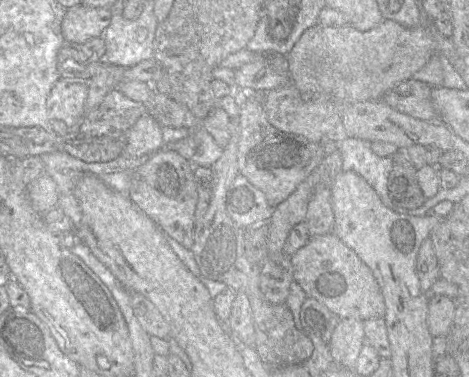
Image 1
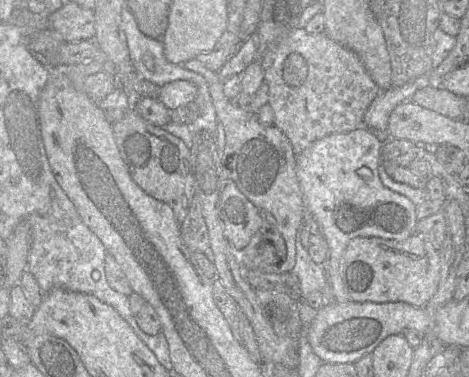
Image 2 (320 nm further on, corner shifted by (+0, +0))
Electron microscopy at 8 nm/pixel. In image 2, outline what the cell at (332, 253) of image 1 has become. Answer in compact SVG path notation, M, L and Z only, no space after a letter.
M415 233L405 240L356 237L349 242L343 254L340 275L354 302L405 302L423 307L438 288L439 252Z

